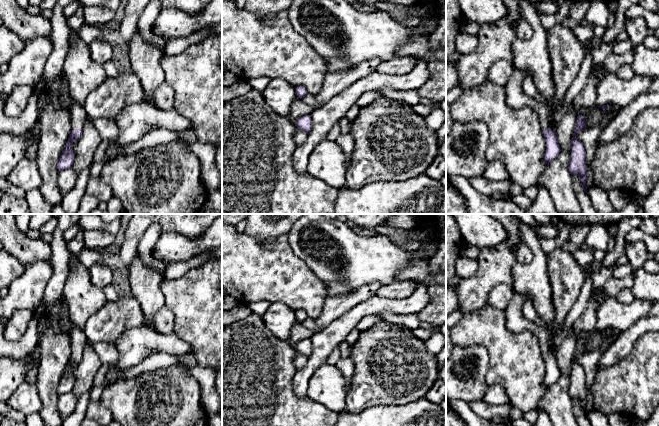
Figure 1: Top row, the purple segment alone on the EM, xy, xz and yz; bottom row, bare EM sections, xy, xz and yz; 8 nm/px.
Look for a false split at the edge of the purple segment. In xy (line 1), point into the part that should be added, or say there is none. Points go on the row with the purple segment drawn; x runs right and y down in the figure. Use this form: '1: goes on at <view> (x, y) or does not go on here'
1: goes on at xy (78, 115)

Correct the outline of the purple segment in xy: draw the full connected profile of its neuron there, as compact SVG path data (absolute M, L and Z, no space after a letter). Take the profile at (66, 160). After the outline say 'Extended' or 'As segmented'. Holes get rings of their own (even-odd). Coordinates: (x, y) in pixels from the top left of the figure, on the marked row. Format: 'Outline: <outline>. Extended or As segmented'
Outline: M72 103L70 113L72 130L68 142L57 163L57 169L59 172L72 167L75 158L72 143L80 139L83 132L83 124L88 120L84 105L82 104Z. Extended

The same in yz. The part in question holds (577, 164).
Outline: M582 115L577 116L577 122L573 138L571 142L571 157L568 168L571 175L578 175L584 192L587 192L586 181L588 179L588 171L586 166L586 151L583 143L576 138L576 134L586 129L586 121Z. As segmented

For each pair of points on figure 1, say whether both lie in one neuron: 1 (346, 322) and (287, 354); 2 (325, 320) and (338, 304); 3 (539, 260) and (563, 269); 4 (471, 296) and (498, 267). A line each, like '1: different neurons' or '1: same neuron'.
1: different neurons
2: same neuron
3: different neurons
4: same neuron

